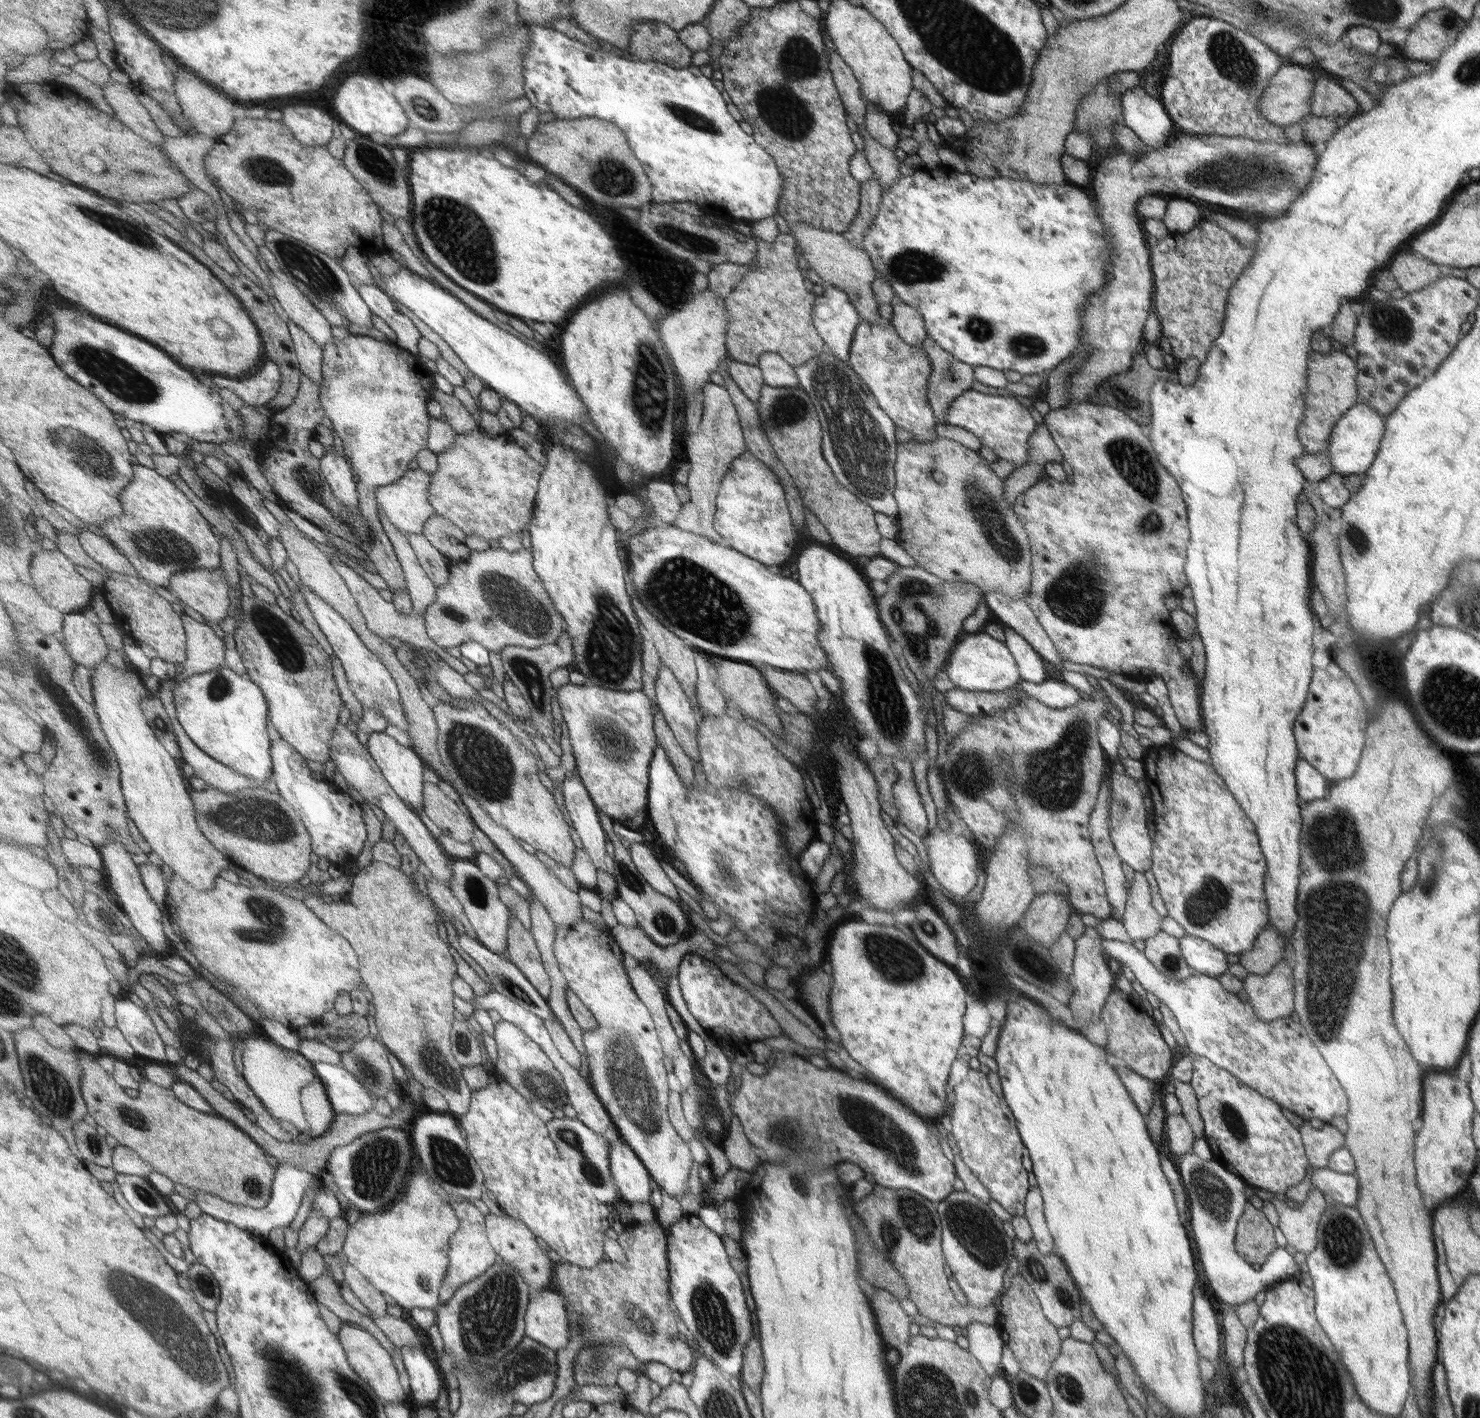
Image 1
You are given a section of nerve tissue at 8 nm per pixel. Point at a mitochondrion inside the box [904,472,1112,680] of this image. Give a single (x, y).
(982, 503)

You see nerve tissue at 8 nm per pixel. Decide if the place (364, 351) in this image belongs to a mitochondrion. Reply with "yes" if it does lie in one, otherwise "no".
no

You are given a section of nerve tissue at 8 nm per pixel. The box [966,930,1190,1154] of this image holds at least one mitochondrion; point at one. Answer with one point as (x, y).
(1041, 967)

